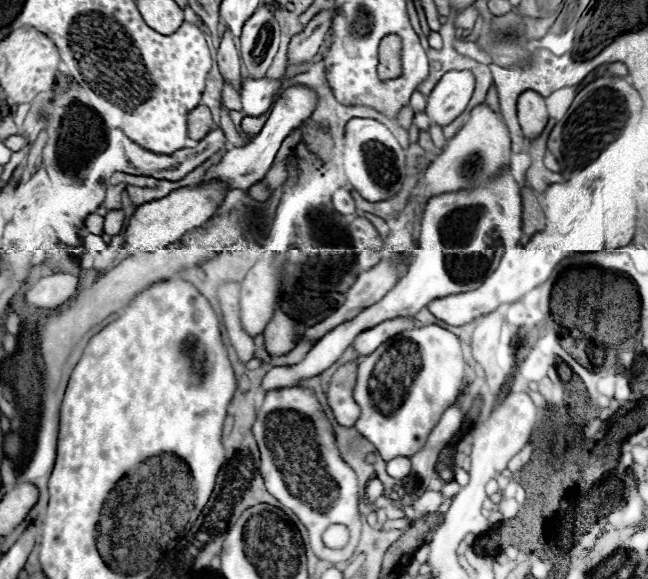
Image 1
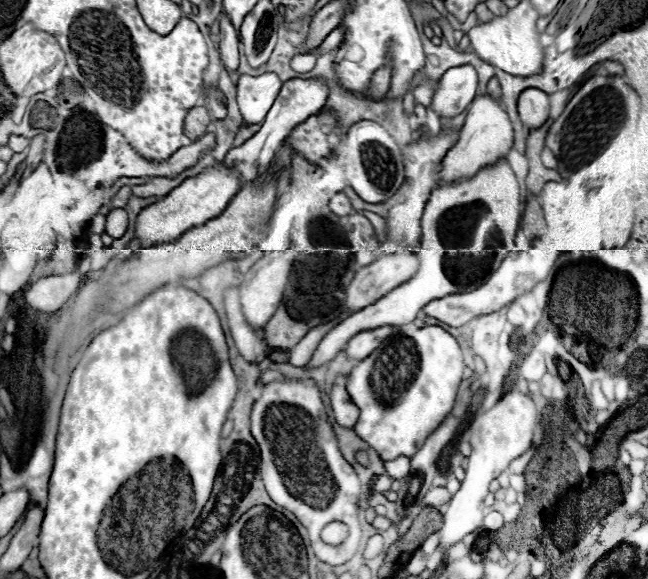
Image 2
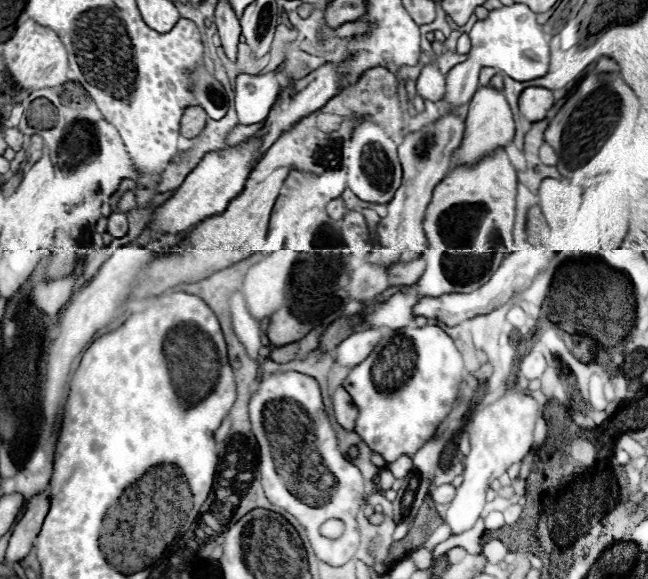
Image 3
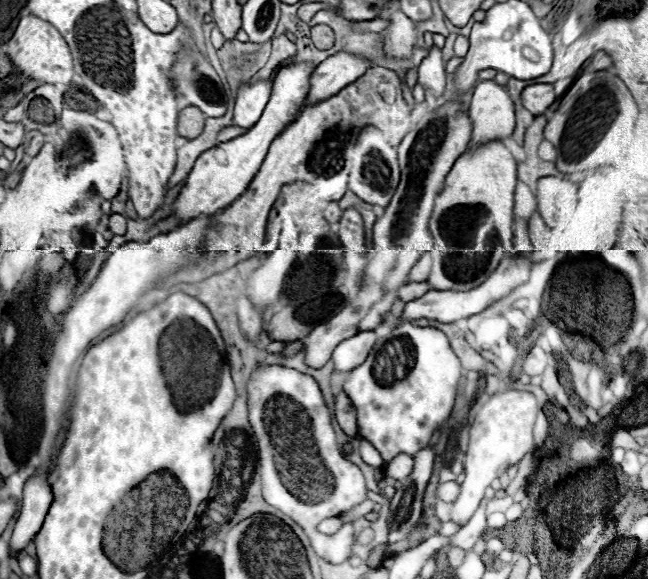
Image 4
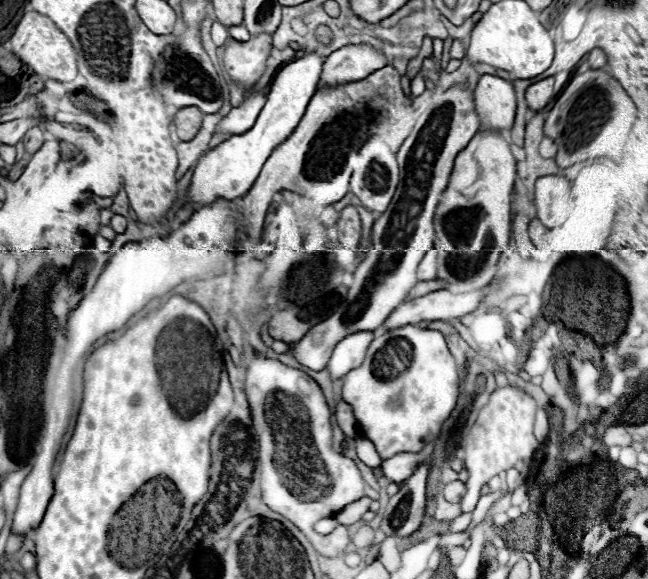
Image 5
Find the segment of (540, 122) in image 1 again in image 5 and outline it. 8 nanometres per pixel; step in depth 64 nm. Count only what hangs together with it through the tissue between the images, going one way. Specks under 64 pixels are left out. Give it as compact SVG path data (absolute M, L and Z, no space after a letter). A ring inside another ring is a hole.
M548 76L548 78L528 86L528 90L526 90L526 102L532 110L542 110L554 96L556 96L554 76Z

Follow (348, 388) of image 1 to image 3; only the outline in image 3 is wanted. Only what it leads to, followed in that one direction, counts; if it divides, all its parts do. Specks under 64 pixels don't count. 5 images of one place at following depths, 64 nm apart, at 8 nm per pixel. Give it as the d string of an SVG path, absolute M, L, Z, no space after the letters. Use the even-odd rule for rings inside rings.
M338 388L338 390L334 392L334 396L332 396L332 404L334 404L334 416L336 416L338 424L340 424L344 430L352 432L354 426L356 426L356 414L358 414L358 410L356 410L356 406L352 404L350 394L348 394L344 388Z

